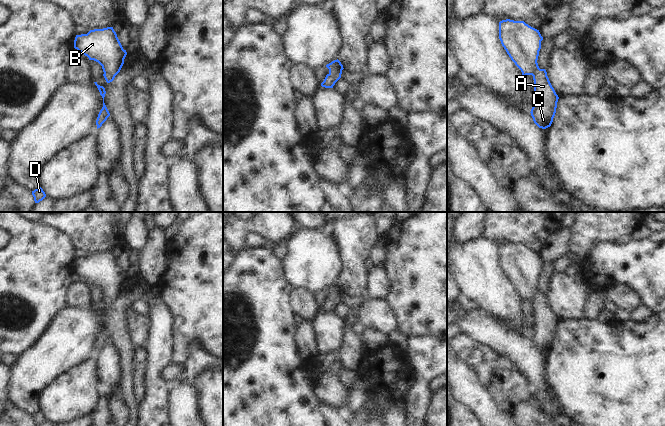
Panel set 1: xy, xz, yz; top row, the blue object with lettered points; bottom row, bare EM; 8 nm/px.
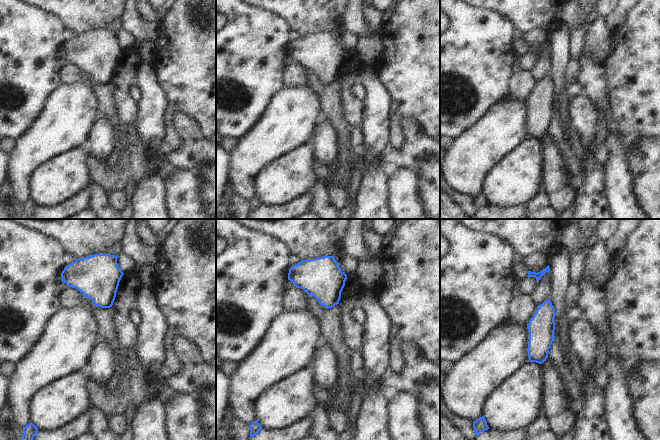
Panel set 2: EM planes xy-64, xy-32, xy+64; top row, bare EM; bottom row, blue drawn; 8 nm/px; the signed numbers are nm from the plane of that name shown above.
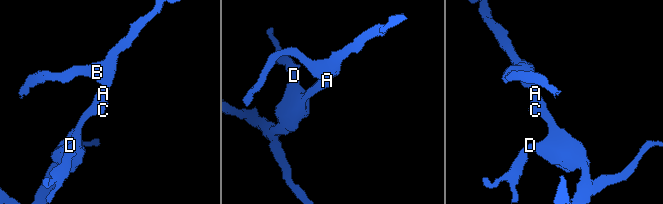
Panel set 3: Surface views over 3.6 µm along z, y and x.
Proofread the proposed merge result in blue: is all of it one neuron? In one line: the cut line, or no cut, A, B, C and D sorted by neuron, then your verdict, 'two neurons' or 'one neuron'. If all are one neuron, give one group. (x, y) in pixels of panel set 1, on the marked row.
no cut; A B C D; one neuron

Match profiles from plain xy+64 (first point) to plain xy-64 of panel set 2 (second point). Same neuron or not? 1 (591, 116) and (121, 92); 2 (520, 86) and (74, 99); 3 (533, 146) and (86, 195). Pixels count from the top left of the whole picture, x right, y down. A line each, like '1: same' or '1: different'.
1: same
2: different
3: different

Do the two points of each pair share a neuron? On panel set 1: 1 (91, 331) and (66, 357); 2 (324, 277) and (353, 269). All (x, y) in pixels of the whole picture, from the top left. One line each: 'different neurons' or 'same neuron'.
1: same neuron
2: different neurons

